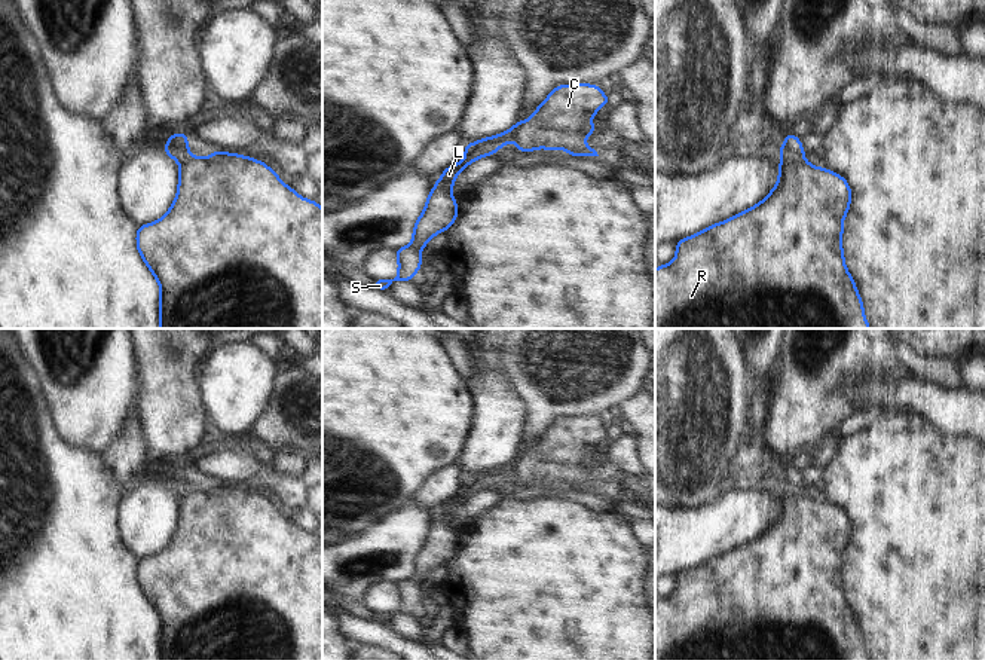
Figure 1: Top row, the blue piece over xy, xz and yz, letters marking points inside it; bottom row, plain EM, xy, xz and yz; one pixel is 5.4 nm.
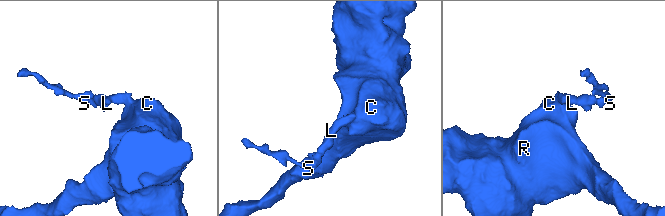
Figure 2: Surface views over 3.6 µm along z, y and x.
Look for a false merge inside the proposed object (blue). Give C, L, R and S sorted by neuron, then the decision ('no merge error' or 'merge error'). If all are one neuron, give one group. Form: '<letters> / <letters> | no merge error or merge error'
C R / L S | merge error

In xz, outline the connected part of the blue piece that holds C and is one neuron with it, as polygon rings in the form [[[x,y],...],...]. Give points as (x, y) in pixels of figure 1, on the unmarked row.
[[[597,416],[556,419],[527,453],[517,453],[517,483],[565,482],[572,489],[599,489],[584,471],[597,465],[590,452],[608,436]]]

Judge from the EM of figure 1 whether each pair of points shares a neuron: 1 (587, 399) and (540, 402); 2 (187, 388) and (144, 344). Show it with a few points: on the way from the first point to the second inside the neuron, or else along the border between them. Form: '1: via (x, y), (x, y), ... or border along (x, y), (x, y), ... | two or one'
1: via (575, 399), (551, 402) | one
2: via (177, 378), (155, 354) | one

